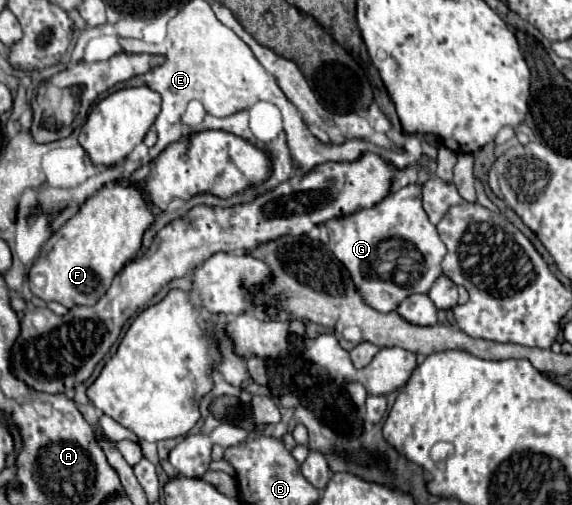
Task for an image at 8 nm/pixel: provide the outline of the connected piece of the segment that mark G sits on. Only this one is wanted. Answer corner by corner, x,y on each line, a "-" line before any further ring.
409,184
385,196
373,208
365,208
365,210
359,210
359,212
341,216
341,218
333,218
325,226
329,230
331,252
345,264
345,268
349,270
353,278
355,288
359,288
359,294
363,296
363,300
367,300
367,306
379,312
397,310
397,306
411,294
427,294
433,282
441,276
441,260
447,254
447,248
441,242
435,226
429,222
421,206
419,184

